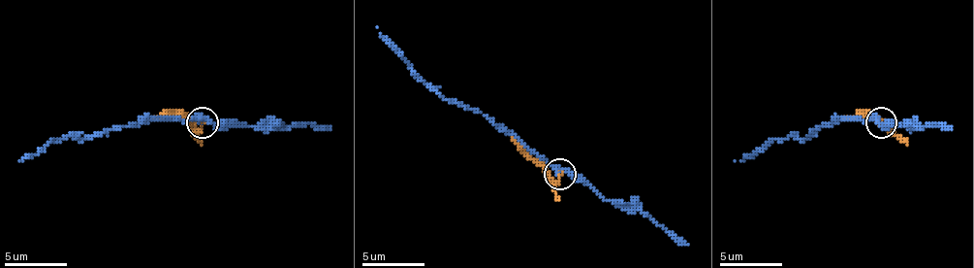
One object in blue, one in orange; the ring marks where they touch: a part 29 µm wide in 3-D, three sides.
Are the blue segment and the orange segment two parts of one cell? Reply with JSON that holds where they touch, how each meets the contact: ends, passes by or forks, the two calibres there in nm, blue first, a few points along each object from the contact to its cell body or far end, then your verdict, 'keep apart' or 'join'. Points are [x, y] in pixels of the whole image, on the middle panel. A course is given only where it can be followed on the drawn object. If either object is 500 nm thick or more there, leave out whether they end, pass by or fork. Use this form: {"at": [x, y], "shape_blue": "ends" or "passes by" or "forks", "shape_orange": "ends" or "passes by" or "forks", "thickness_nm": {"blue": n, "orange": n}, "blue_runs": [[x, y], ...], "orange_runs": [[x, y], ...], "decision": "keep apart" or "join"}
{"at": [560, 174], "shape_blue": "passes by", "shape_orange": "ends", "thickness_nm": {"blue": 280, "orange": 220}, "blue_runs": [[559, 175], [512, 134], [499, 131], [481, 112], [440, 96], [377, 27]], "orange_runs": [[559, 175], [556, 182], [512, 137]], "decision": "keep apart"}

